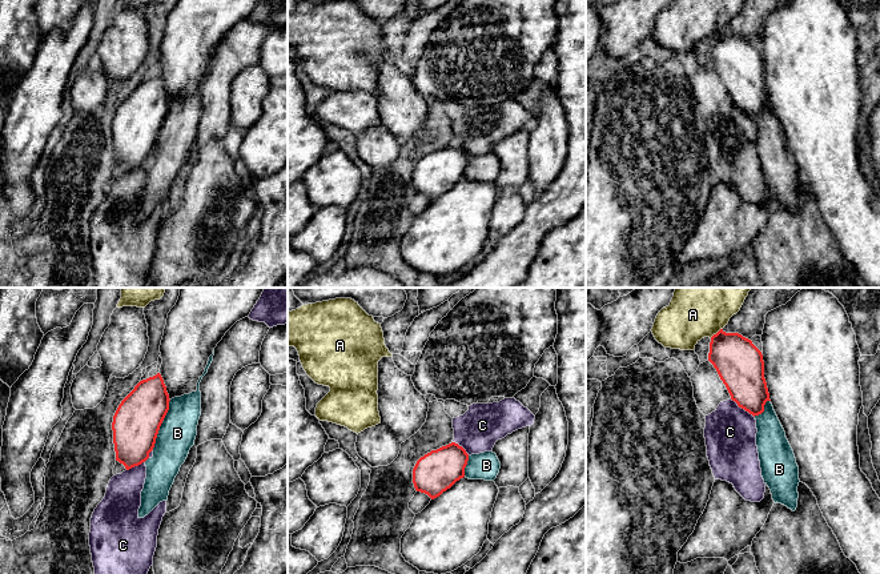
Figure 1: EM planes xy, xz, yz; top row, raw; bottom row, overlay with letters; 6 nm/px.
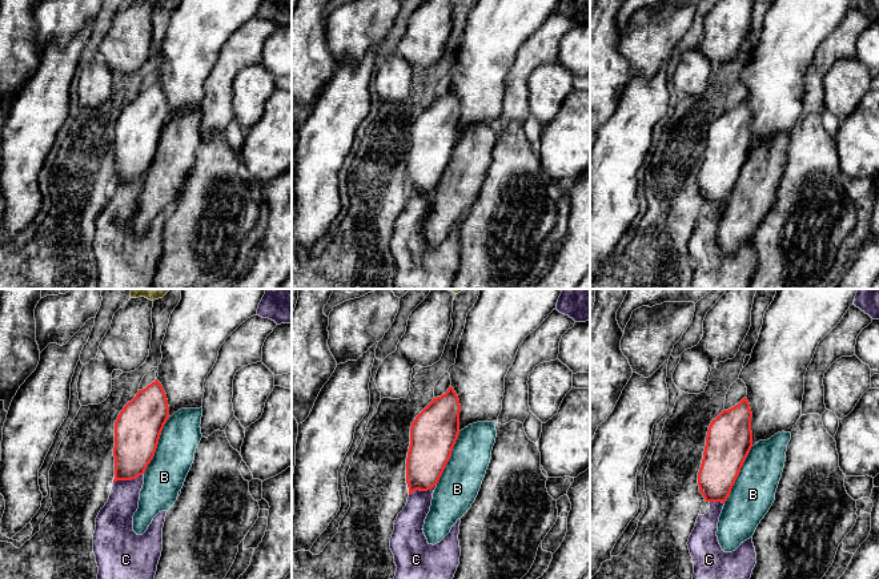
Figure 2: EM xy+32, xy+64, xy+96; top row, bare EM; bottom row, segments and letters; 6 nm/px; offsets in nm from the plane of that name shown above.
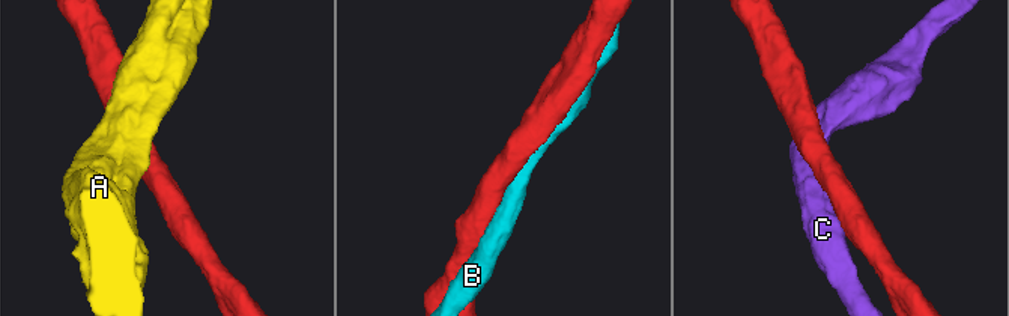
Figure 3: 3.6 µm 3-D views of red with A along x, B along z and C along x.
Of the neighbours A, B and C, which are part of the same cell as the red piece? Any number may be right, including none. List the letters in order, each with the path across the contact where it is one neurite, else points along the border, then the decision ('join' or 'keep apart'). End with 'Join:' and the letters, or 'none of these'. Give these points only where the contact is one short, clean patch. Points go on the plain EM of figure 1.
A: keep apart
B: keep apart
C: keep apart
Join: none of these

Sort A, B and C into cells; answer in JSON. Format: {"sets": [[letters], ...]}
{"sets": [["A"], ["B"], ["C"]]}

